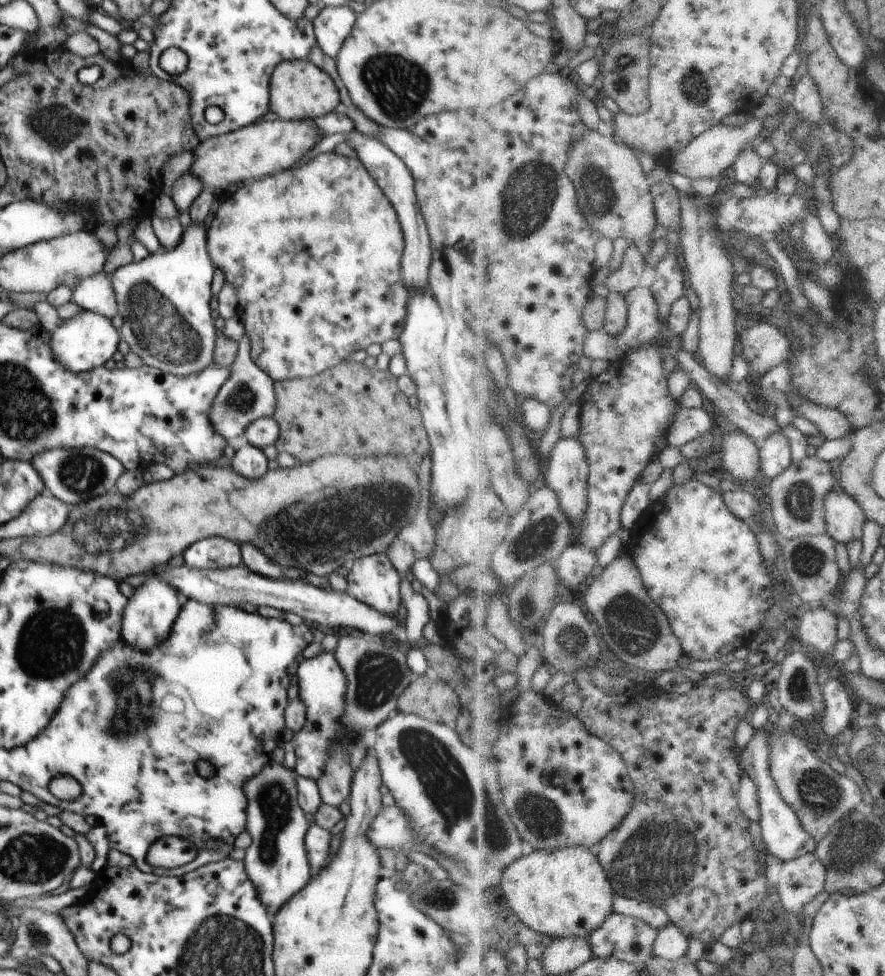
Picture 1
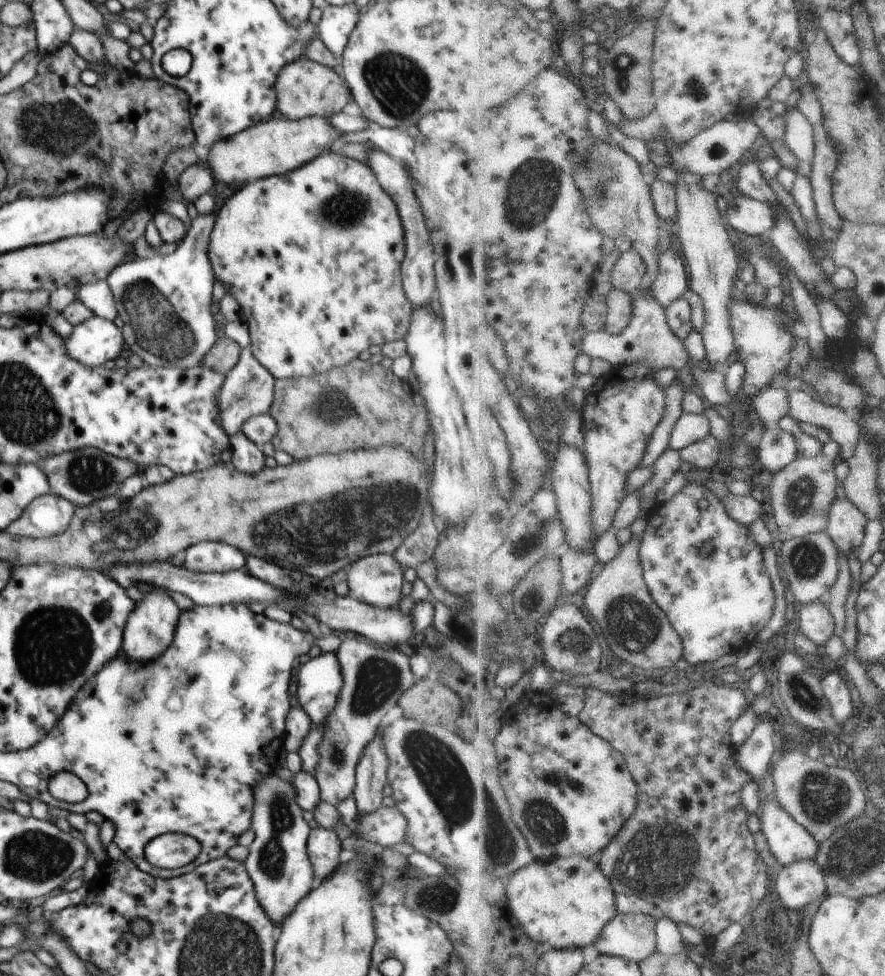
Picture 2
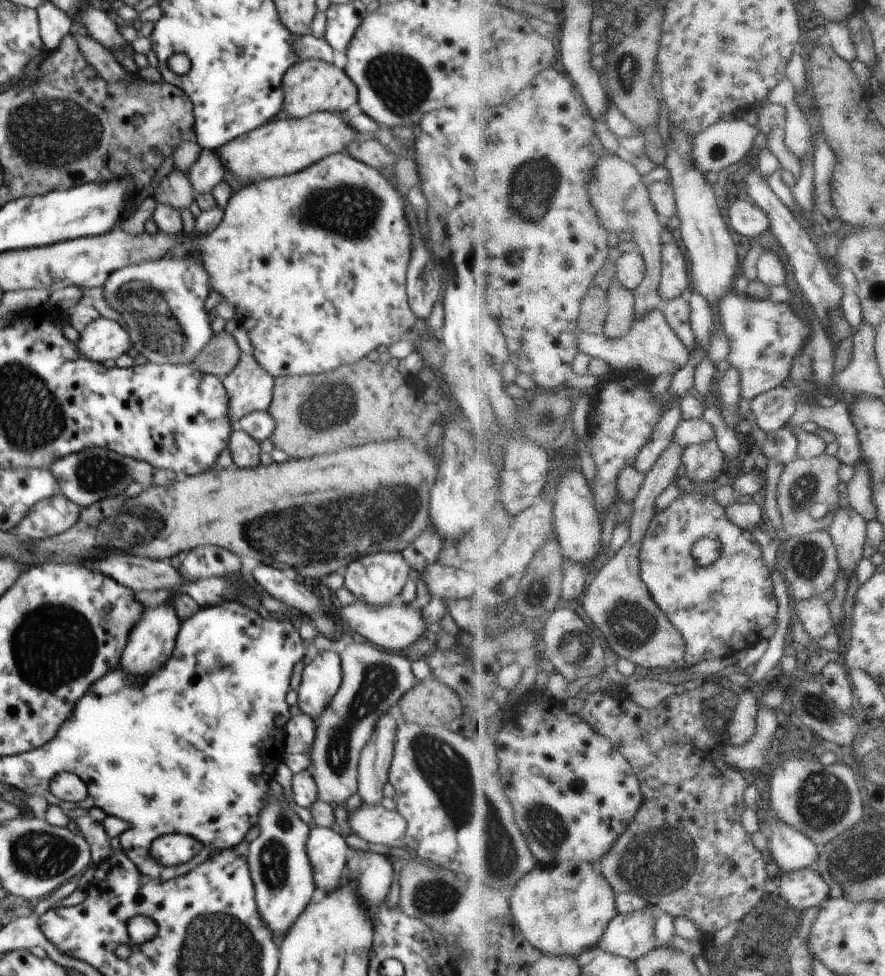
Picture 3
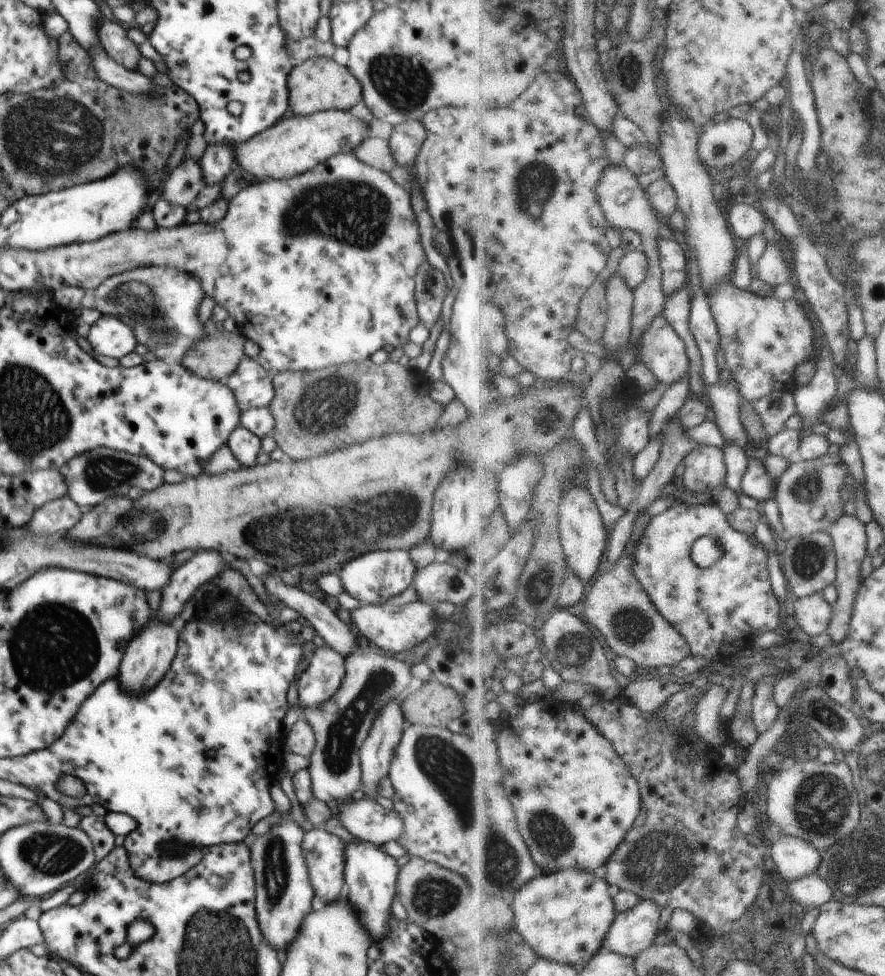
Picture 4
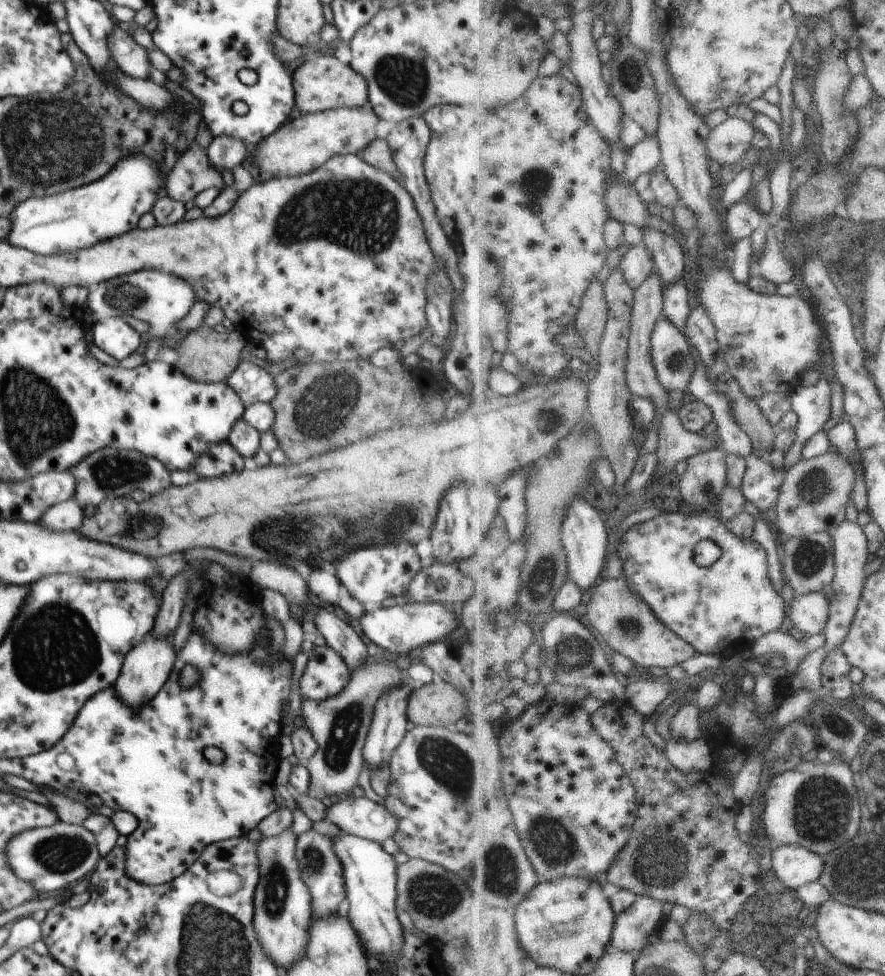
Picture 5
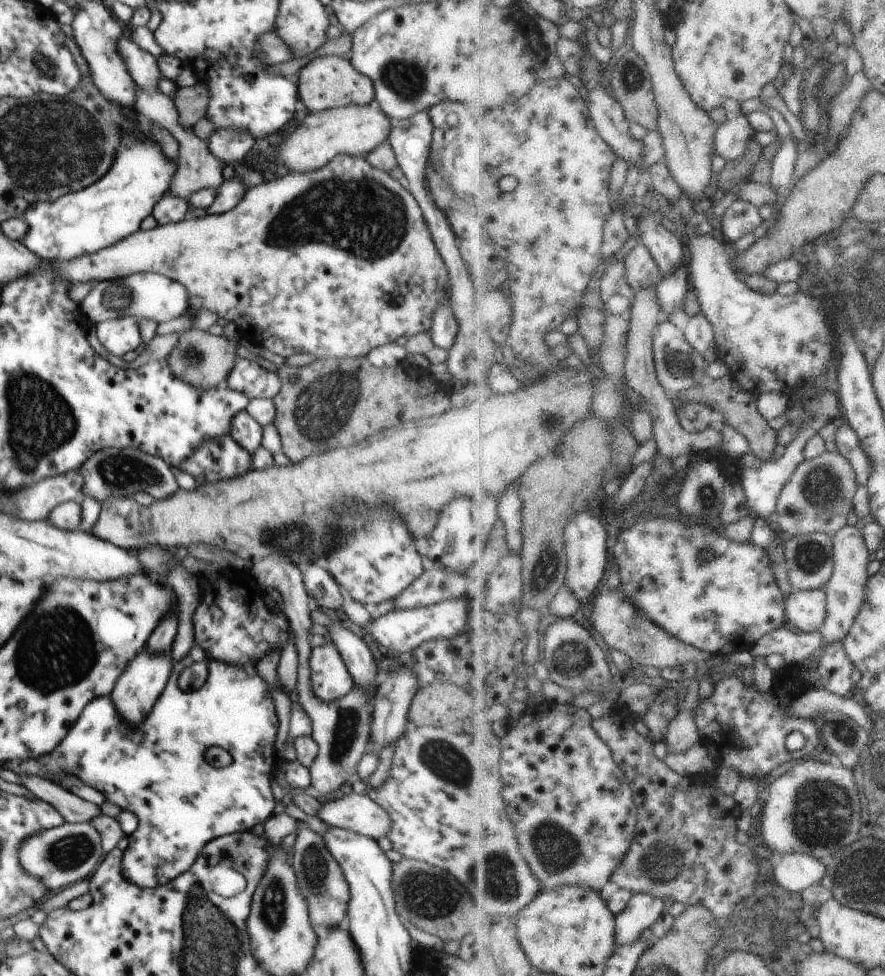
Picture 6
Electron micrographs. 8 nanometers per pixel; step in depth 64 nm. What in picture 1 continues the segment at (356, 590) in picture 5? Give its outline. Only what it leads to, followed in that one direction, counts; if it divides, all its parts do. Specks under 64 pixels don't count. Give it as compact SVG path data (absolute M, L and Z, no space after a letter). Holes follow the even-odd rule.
M374 553L346 568L347 592L381 613L397 615L402 577L386 553Z

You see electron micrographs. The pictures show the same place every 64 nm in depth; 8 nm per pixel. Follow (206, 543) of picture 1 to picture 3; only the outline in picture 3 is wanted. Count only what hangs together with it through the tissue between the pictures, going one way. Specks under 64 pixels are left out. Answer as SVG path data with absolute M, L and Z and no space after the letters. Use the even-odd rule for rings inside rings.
M199 546L189 551L178 572L186 581L210 577L228 577L240 572L240 558L233 552L214 546Z

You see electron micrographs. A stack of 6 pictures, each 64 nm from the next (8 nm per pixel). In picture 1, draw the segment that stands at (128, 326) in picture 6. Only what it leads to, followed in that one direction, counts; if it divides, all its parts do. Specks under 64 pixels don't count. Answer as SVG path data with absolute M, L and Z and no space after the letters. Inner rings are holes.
M86 310L70 320L64 320L62 326L50 332L50 338L55 361L74 373L102 366L114 356L121 339L119 330L112 325L111 319Z

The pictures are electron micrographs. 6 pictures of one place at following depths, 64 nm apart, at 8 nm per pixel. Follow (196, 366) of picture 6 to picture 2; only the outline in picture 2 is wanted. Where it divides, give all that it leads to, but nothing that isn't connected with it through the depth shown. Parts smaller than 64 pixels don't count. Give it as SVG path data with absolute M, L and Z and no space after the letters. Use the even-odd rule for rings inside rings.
M226 335L215 340L208 354L201 360L201 367L226 374L238 362L241 346Z

